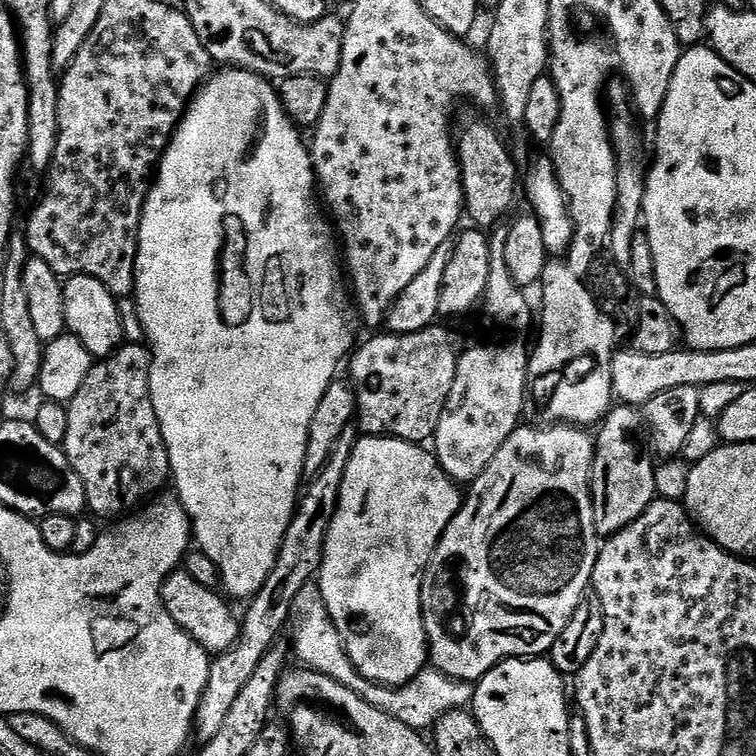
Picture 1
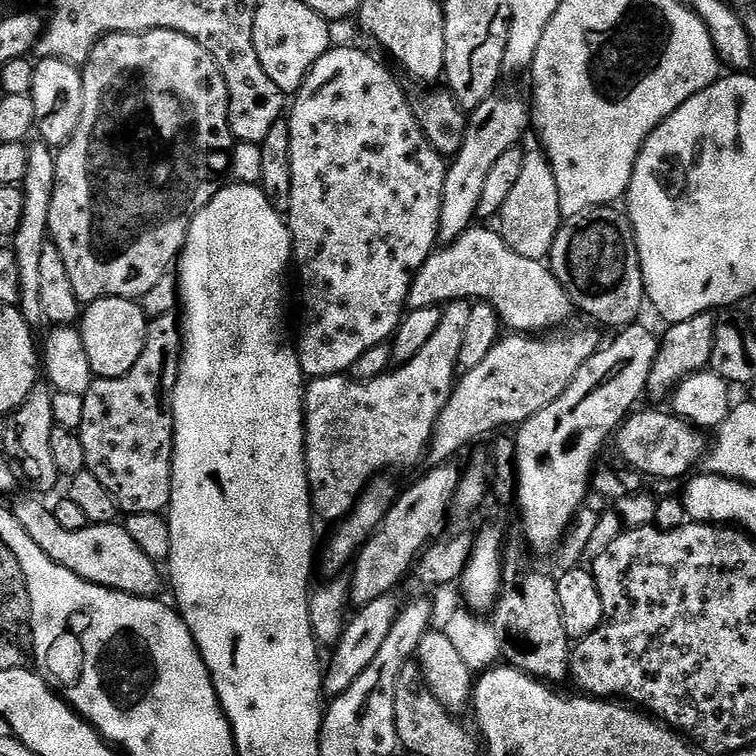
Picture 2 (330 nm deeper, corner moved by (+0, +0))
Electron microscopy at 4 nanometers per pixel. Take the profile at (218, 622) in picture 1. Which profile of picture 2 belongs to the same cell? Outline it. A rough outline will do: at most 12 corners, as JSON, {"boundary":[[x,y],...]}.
{"boundary":[[52,508],[11,510],[46,558],[86,582],[161,595],[161,565],[123,523],[58,526]]}

